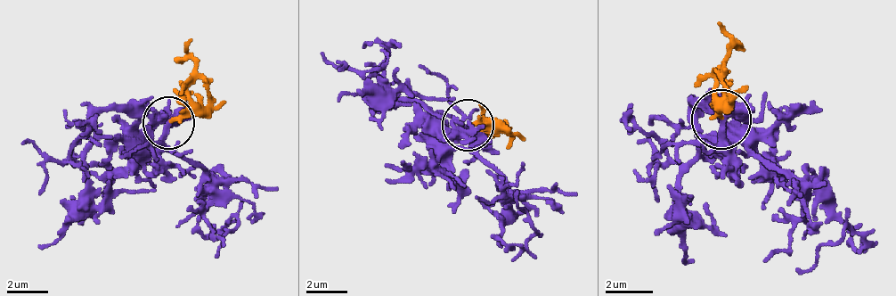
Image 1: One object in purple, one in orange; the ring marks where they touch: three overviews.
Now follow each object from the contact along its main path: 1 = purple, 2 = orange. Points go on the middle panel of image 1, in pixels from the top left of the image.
1: (469, 127), (453, 142), (475, 152), (500, 178), (500, 241), (521, 246), (536, 230), (516, 189)
2: (469, 127), (484, 127), (495, 132), (490, 121)

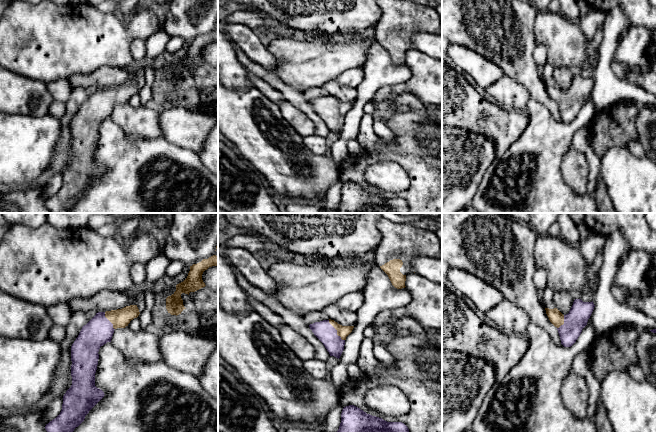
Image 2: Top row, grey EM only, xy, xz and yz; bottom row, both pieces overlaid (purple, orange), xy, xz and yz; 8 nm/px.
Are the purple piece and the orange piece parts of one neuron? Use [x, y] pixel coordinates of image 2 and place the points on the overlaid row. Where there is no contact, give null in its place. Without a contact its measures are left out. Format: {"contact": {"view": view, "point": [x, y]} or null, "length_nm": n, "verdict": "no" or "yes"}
{"contact": {"view": "xz", "point": [336, 331]}, "length_nm": 220, "verdict": "yes"}

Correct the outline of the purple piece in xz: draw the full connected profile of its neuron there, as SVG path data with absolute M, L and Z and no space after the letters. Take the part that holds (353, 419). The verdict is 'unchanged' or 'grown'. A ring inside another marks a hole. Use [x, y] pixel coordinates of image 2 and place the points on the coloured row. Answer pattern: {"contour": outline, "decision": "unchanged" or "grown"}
{"contour": "M349 405L343 408L337 432L409 432L402 422L387 422Z", "decision": "unchanged"}

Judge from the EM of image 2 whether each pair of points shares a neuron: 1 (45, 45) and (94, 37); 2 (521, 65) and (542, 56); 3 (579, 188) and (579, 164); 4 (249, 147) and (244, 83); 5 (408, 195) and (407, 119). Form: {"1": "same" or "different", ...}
{"1": "same", "2": "different", "3": "same", "4": "different", "5": "same"}

